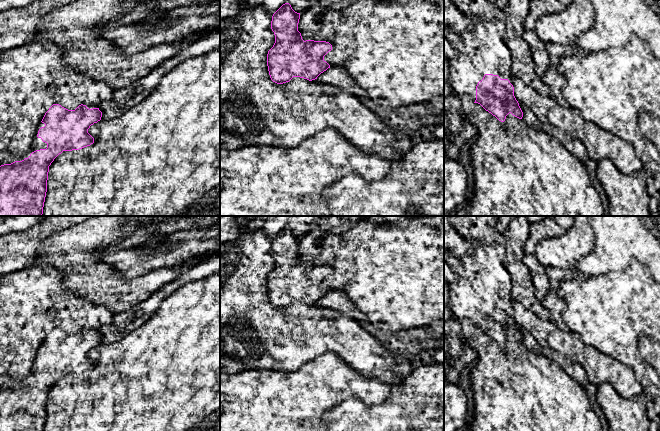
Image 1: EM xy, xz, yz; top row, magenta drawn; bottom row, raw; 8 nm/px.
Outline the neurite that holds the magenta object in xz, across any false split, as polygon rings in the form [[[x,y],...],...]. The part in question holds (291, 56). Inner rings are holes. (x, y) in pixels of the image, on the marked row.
[[[289,3],[283,4],[272,16],[271,29],[275,43],[268,51],[267,66],[271,80],[277,84],[289,82],[293,77],[312,81],[330,68],[324,56],[332,50],[332,45],[326,41],[304,41],[298,31],[299,19],[300,13],[295,12]]]

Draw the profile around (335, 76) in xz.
[[[330,67],[321,73],[316,80],[320,83],[338,86],[342,91],[353,94],[362,101],[368,99],[367,92],[342,68]]]

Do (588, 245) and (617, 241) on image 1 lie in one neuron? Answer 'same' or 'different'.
different

